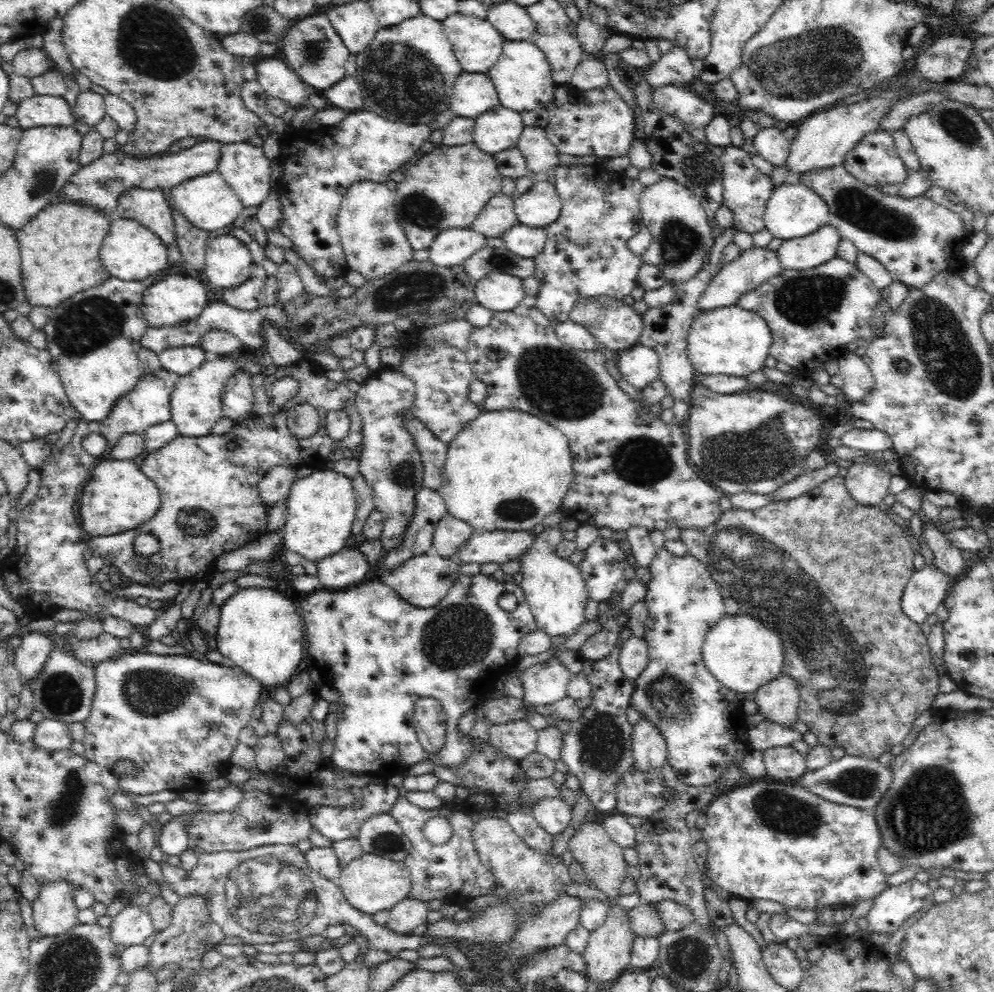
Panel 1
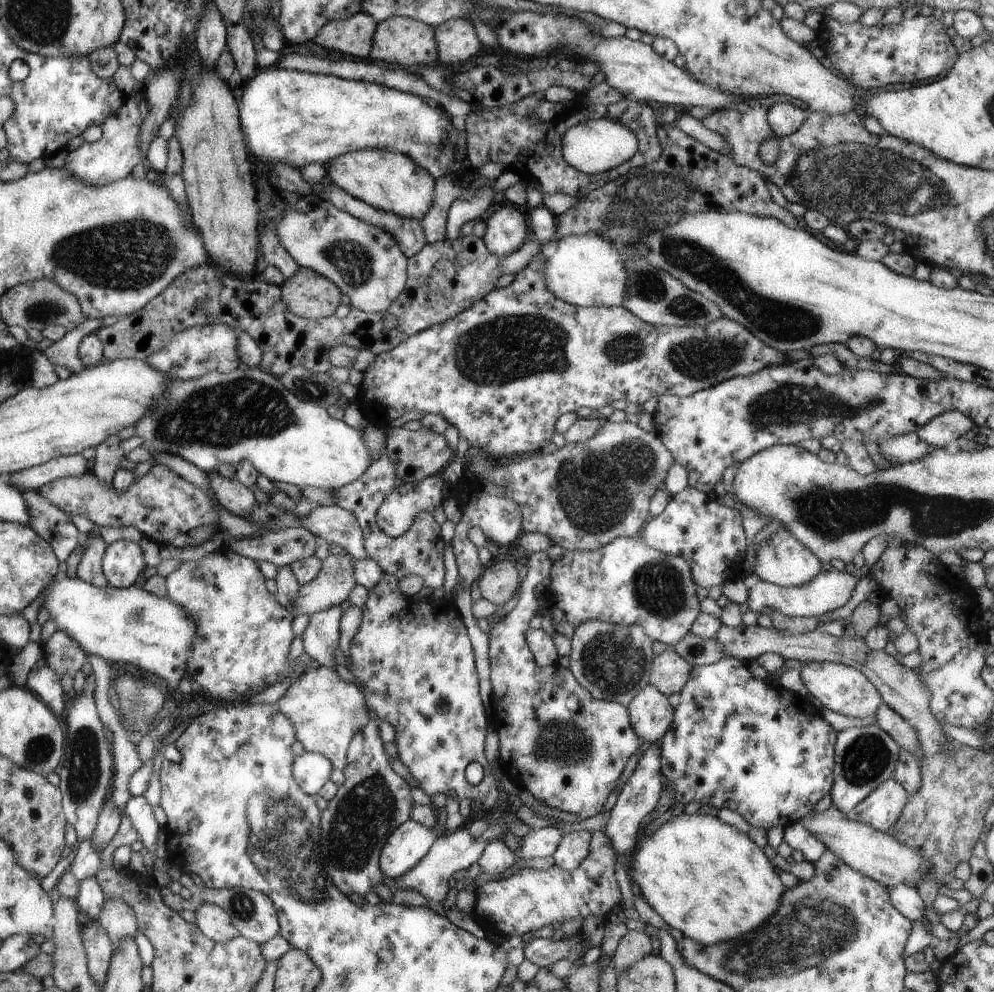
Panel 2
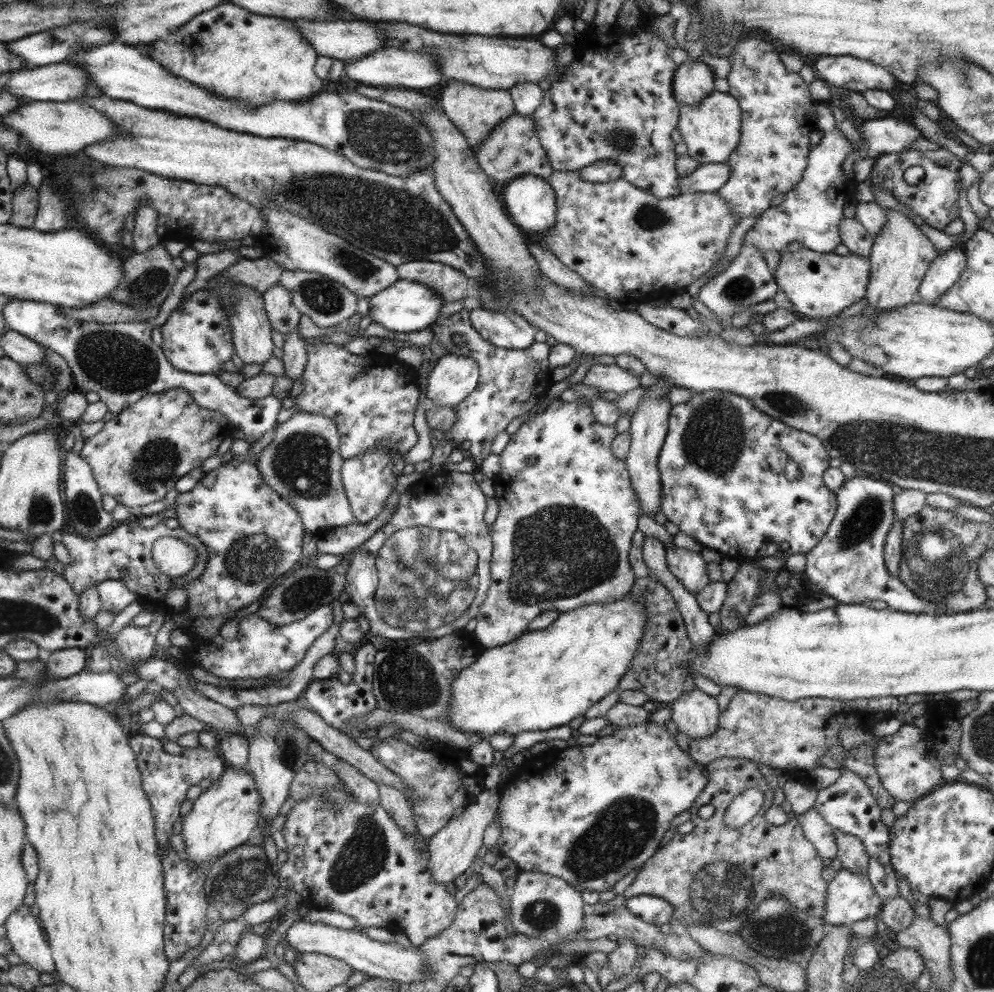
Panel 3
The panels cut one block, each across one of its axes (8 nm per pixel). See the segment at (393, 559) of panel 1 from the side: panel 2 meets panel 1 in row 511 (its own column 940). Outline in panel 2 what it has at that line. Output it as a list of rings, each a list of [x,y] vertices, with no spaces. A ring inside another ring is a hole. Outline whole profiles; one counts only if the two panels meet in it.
[[[951,410],[929,420],[915,434],[919,436],[919,440],[923,440],[933,448],[947,448],[947,444],[951,444],[953,440],[959,440],[959,436],[963,436],[973,426],[975,424],[969,418],[965,418],[961,412]]]

